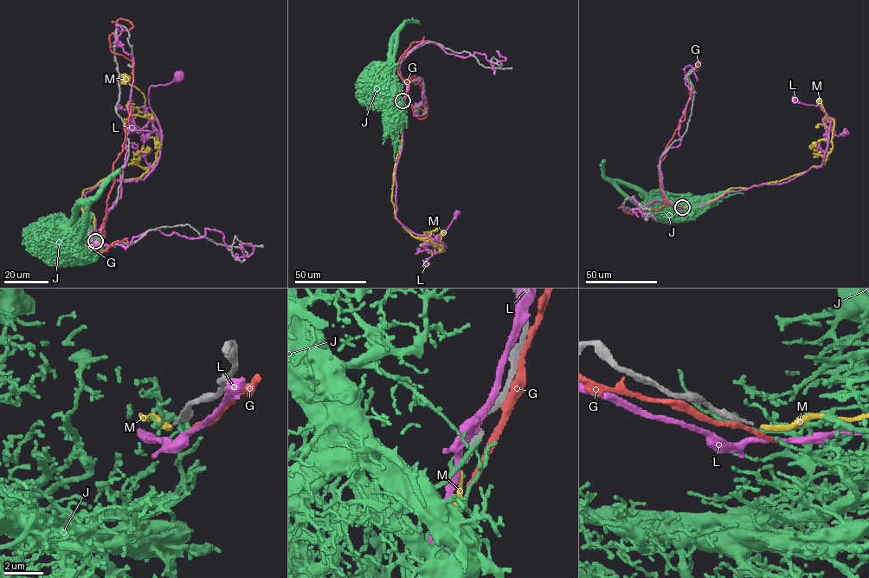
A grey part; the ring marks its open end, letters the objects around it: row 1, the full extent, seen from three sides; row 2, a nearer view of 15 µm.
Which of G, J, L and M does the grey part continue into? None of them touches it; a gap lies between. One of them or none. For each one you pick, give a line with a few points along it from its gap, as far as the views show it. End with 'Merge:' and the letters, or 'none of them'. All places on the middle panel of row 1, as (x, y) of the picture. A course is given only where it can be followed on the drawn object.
M: course (402, 101), (402, 146), (391, 201), (395, 217), (402, 225), (443, 251), (436, 252), (435, 245), (423, 237)
Merge: M

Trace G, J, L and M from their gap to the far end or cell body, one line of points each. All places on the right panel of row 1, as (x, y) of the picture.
G: (682, 207), (663, 198), (658, 165), (685, 119), (693, 88), (686, 74), (698, 69), (700, 62), (696, 64)
J: (683, 206), (688, 207), (690, 212), (651, 211), (634, 204), (605, 176), (603, 159)
L: (682, 208), (709, 204), (725, 192), (754, 185), (782, 184), (820, 166), (830, 120), (819, 106), (794, 99)
M: (683, 207), (705, 204), (730, 189), (779, 181), (821, 165), (833, 147), (833, 120), (819, 100)

